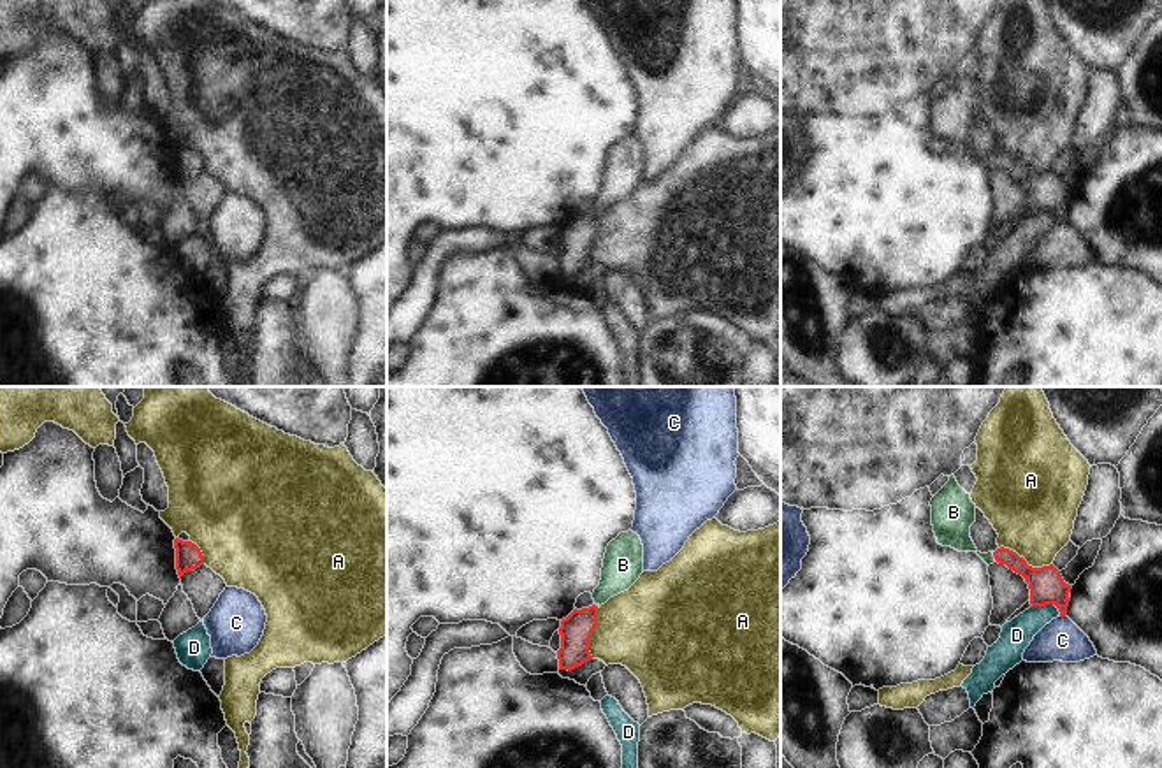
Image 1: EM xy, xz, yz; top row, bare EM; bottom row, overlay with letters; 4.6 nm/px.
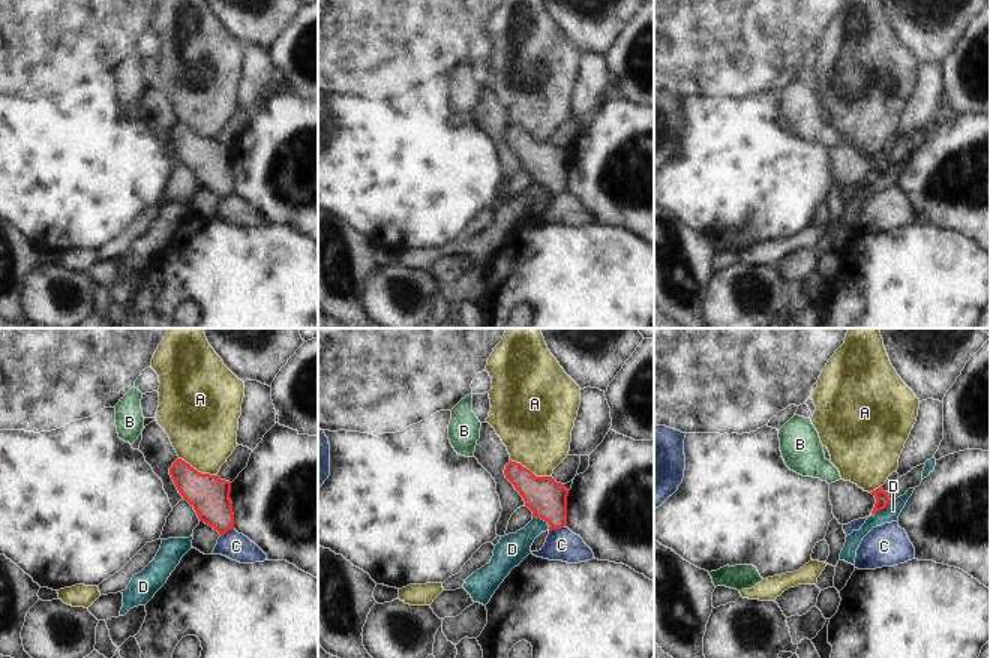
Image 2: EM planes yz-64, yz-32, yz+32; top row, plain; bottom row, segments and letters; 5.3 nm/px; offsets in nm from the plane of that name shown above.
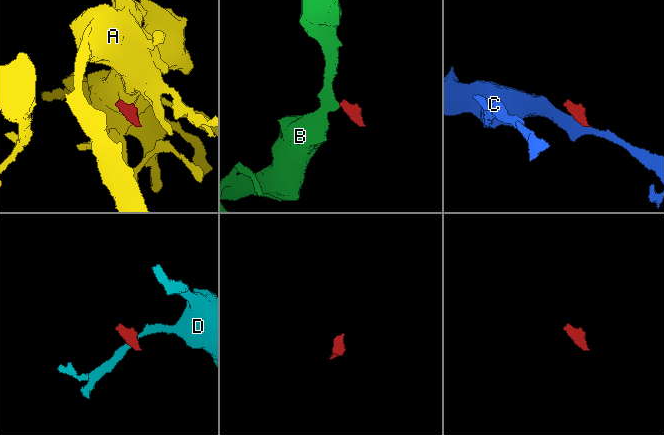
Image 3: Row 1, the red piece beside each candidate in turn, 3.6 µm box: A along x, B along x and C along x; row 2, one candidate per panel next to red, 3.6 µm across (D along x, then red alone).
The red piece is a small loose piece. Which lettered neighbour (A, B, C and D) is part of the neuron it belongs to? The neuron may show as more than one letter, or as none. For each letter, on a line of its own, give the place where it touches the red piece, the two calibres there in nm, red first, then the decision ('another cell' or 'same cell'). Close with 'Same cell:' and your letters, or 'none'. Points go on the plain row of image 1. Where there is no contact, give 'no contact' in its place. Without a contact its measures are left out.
A: yz (1025, 167) | 160/400 nm | another cell
B: yz (994, 162) | 130/180 nm | same cell
C: yz (1062, 222) | 160/190 nm | another cell
D: yz (1048, 210) | 160/140 nm | another cell
Same cell: B

